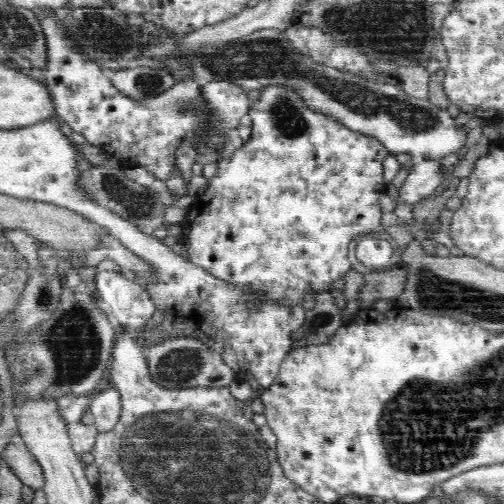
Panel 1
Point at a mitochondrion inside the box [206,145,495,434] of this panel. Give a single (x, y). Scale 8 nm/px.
(319, 320)

